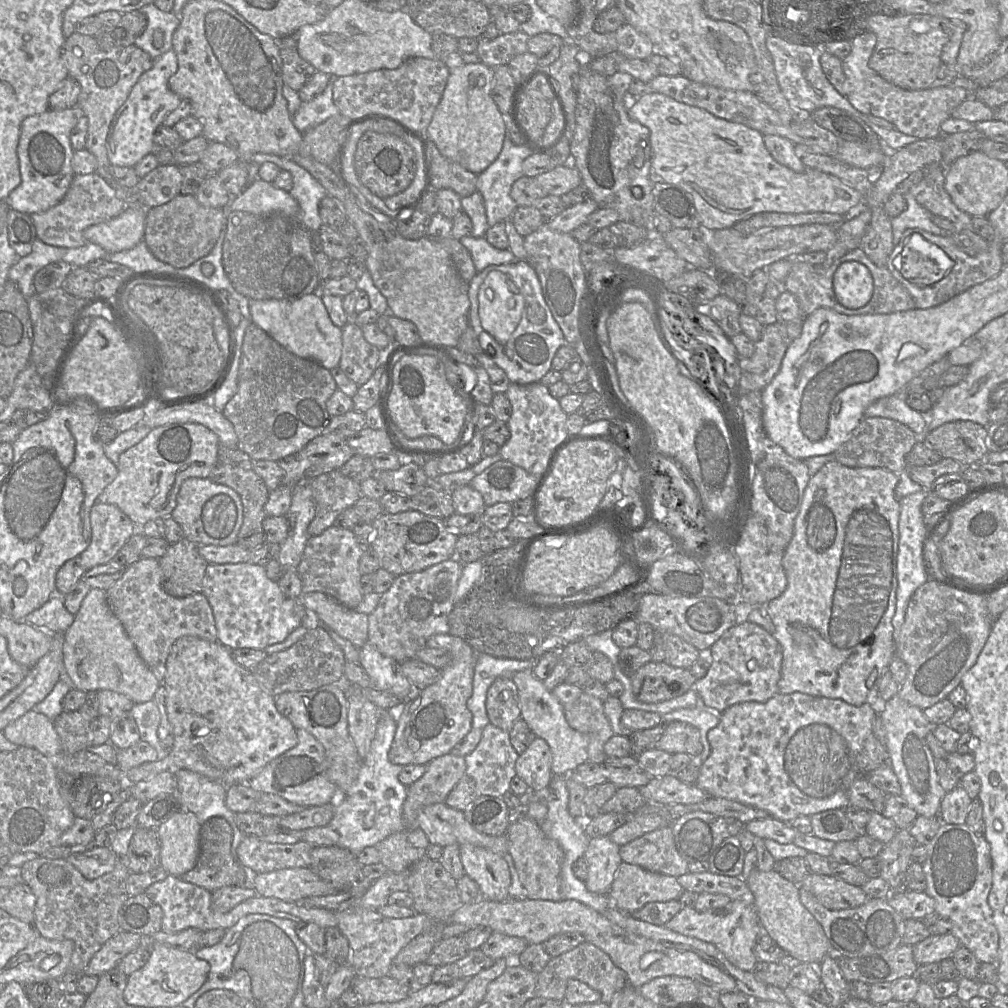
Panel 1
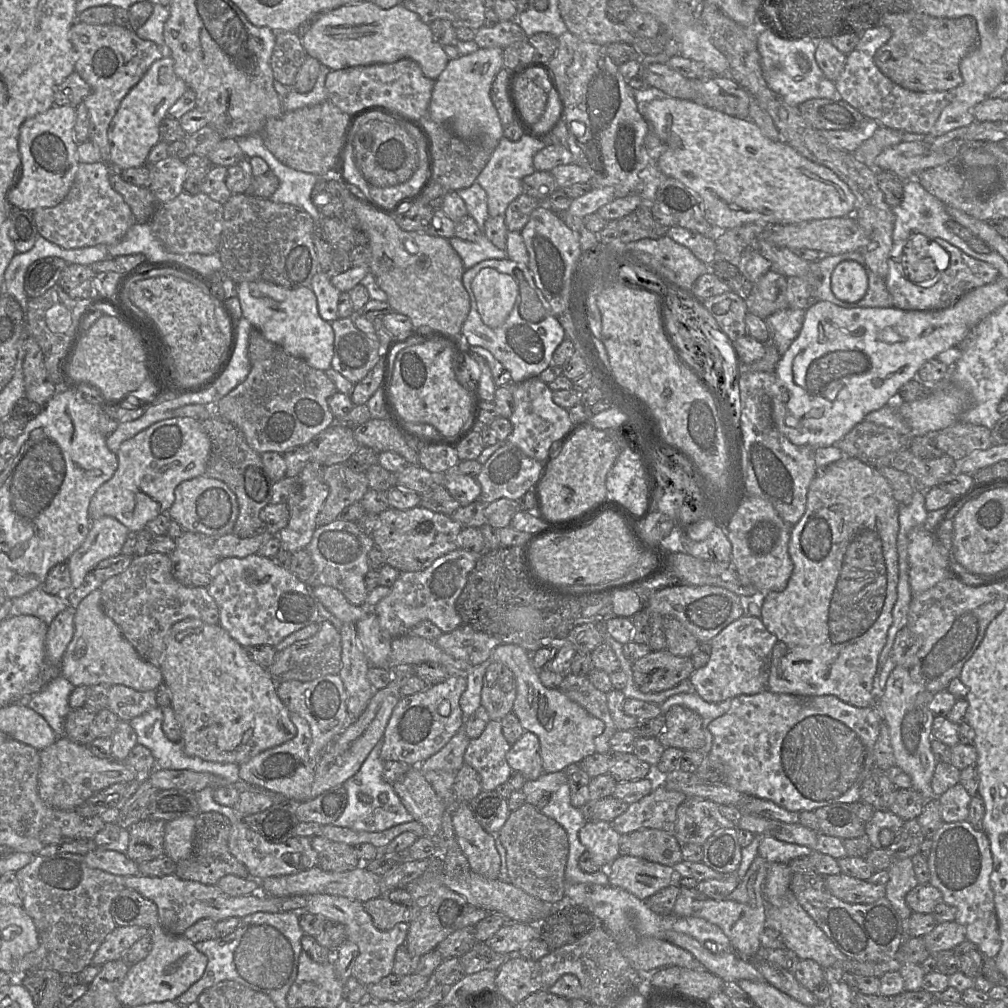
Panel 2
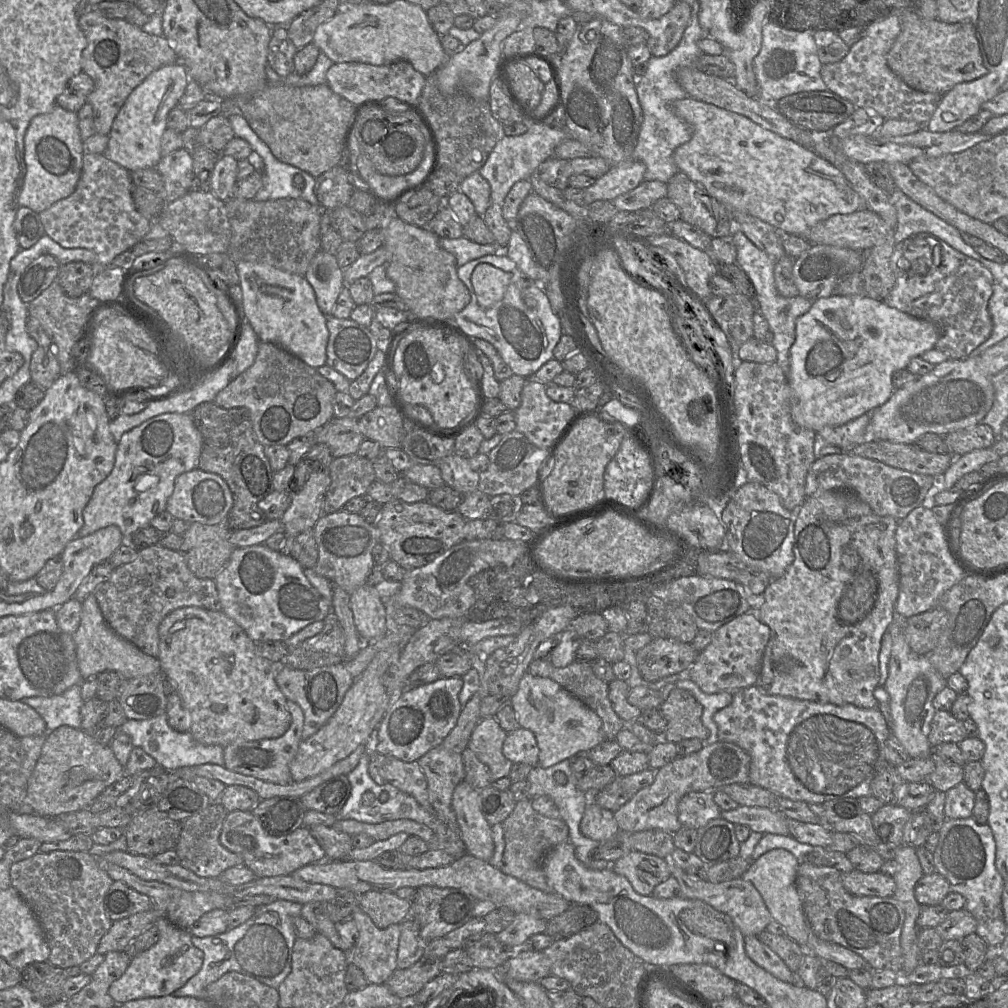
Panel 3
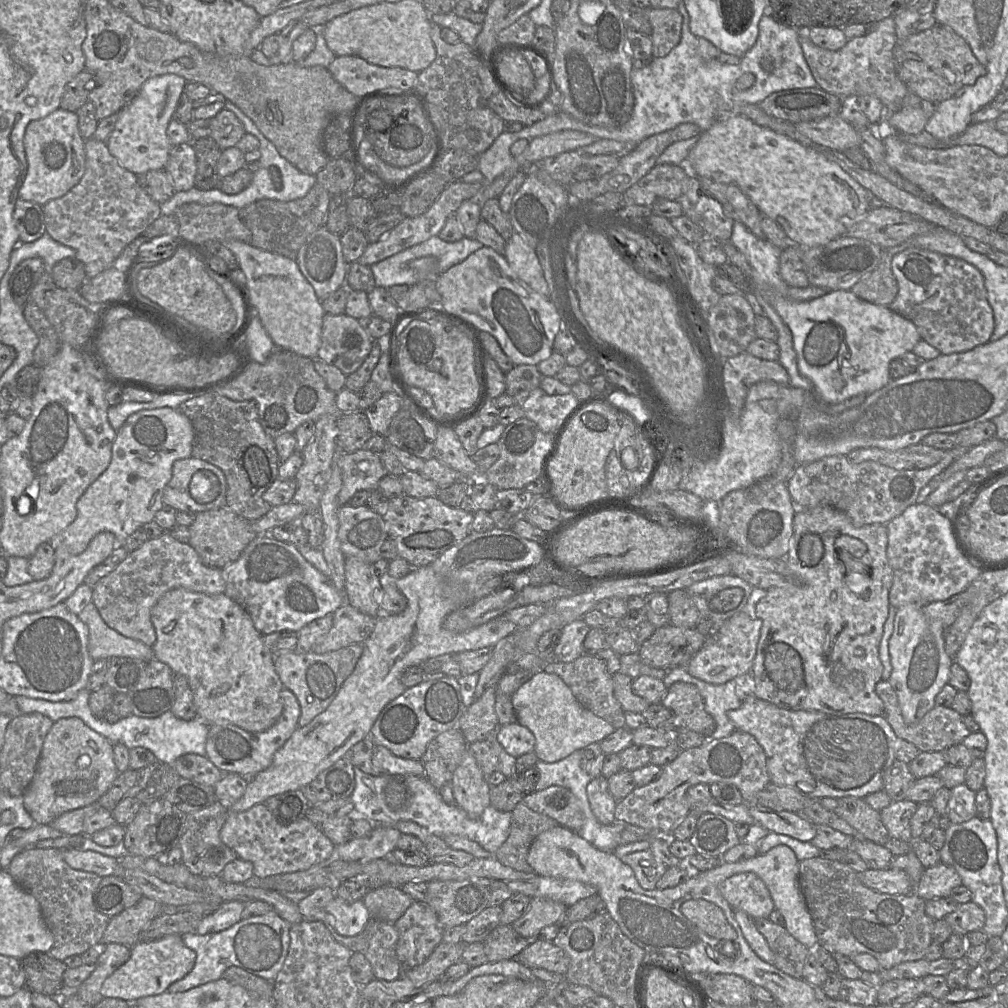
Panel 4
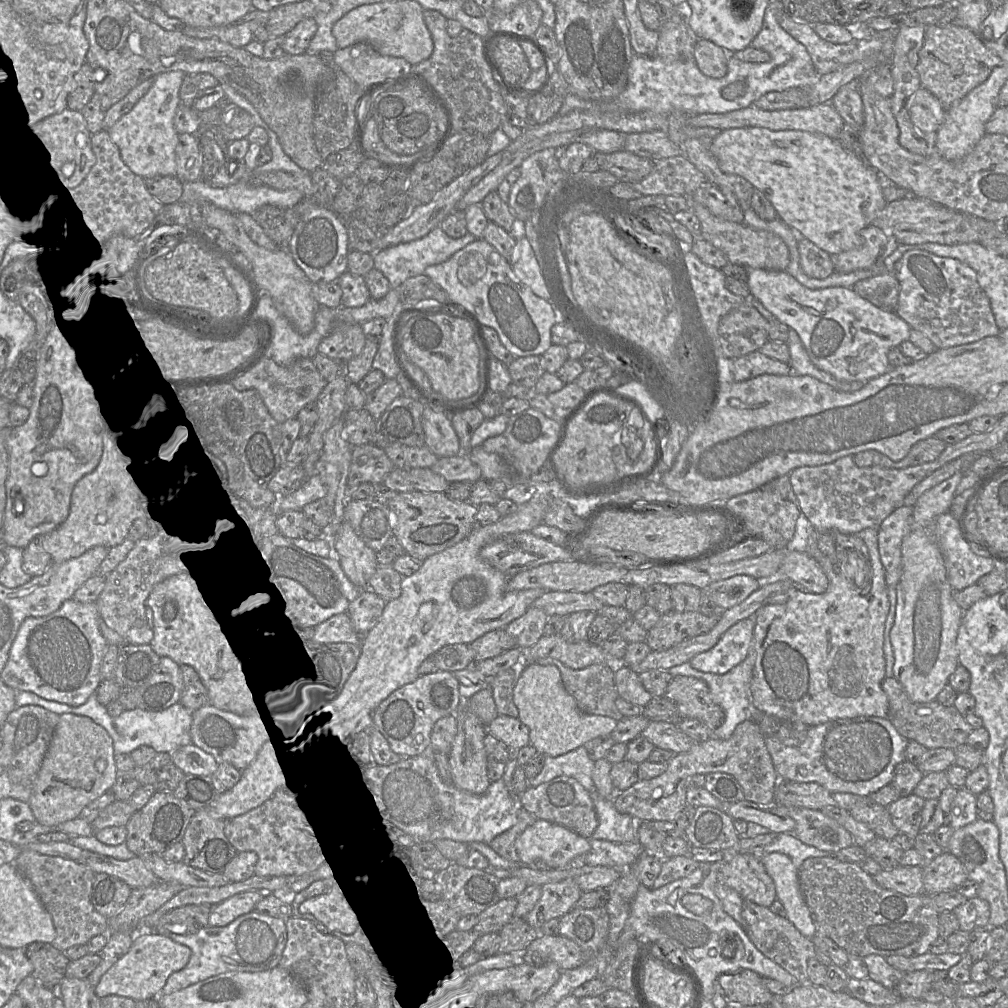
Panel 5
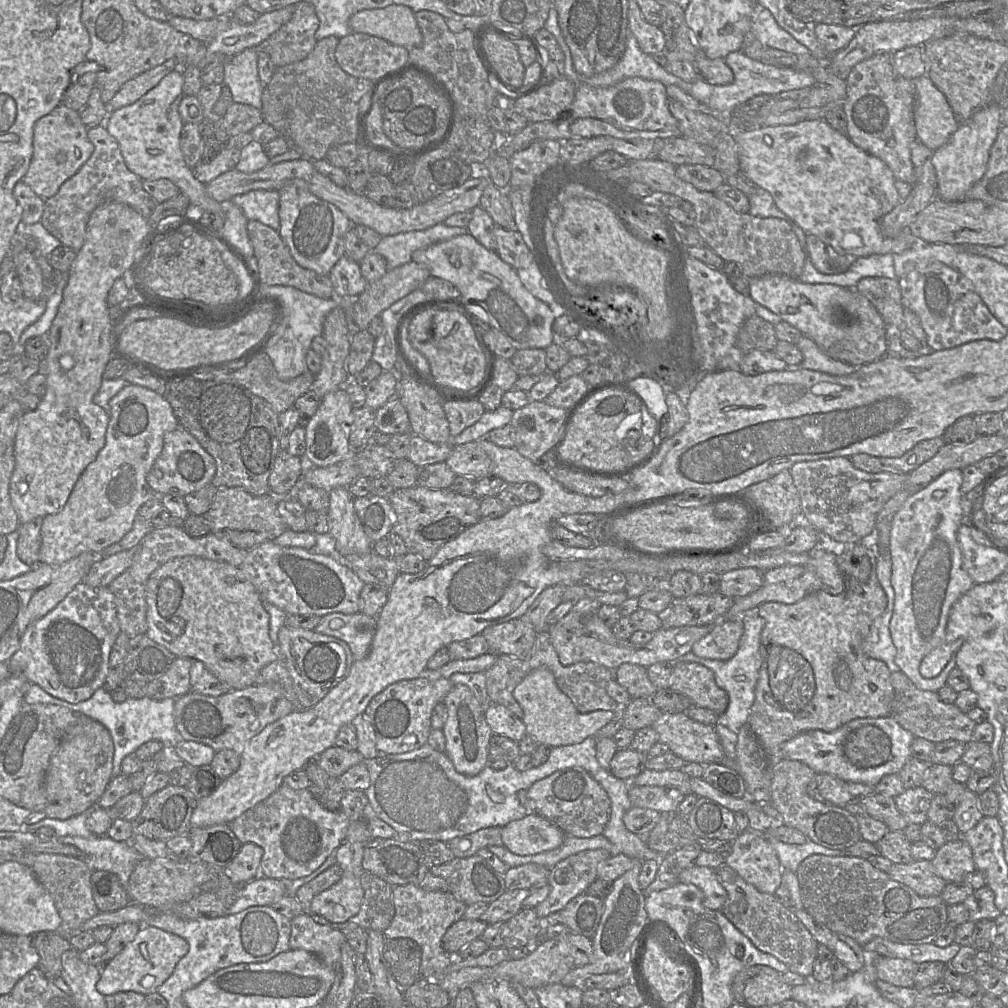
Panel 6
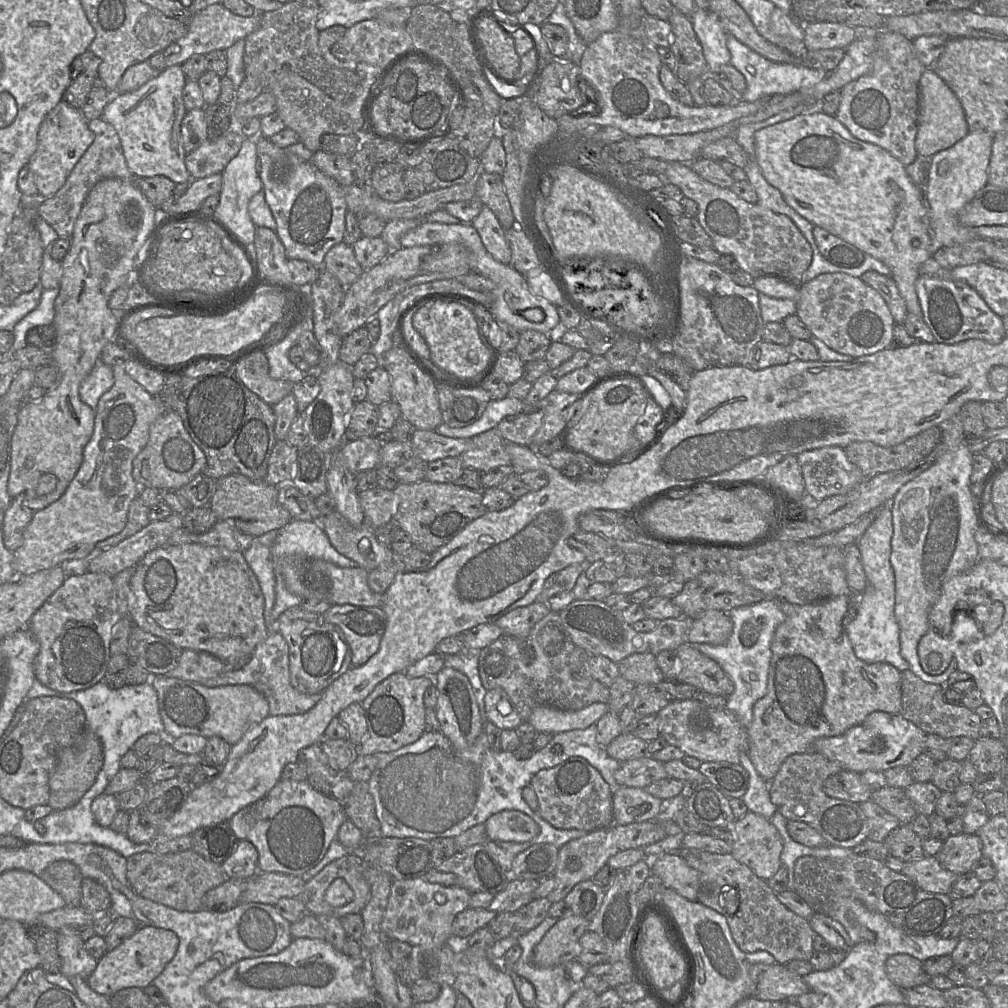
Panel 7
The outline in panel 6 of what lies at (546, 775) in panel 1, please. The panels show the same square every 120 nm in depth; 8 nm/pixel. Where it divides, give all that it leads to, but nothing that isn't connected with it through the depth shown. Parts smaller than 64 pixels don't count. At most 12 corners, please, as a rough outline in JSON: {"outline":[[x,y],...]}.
{"outline":[[500,704],[485,706],[493,734],[519,742],[527,734],[521,718]]}

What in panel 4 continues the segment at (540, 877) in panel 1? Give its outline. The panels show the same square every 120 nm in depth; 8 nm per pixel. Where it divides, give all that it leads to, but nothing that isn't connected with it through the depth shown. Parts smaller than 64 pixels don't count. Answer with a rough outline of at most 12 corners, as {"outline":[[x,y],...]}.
{"outline":[[522,801],[511,812],[506,841],[493,855],[501,864],[532,872],[533,840],[556,820]]}

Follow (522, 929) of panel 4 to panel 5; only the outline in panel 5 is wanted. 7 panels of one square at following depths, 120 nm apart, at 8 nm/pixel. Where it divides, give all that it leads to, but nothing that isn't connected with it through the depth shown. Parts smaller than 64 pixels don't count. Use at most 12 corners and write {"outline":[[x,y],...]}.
{"outline":[[571,878],[542,886],[523,918],[540,930],[573,909],[582,893]]}

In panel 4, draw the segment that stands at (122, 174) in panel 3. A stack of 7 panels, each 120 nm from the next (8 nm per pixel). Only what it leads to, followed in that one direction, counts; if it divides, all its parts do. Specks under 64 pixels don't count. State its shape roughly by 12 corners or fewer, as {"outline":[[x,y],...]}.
{"outline":[[106,142],[42,206],[46,232],[87,279],[119,263],[160,215]]}

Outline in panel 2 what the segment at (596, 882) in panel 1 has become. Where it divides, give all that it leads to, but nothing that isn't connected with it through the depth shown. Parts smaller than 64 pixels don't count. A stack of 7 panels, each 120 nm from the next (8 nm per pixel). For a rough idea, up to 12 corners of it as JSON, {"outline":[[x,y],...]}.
{"outline":[[587,820],[580,842],[601,869],[620,855],[611,823]]}

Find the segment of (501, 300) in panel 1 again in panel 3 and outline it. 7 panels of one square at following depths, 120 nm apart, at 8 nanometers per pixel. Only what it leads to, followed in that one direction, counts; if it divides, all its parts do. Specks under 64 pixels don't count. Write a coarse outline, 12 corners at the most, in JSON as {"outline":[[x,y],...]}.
{"outline":[[483,263],[471,283],[478,304],[489,309],[504,298],[511,276]]}

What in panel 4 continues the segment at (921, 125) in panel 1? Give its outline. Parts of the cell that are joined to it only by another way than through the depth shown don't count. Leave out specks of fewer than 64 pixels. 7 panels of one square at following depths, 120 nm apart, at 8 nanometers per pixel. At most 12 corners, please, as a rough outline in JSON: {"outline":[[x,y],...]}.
{"outline":[[894,17],[836,51],[796,30],[819,88],[875,95],[887,110],[927,102],[898,76]]}

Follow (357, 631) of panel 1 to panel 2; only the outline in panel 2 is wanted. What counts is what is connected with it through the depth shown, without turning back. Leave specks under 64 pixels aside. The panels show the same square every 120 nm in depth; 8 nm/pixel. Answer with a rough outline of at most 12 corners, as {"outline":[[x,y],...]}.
{"outline":[[321,585],[313,595],[342,623],[371,609],[351,604],[336,588]]}

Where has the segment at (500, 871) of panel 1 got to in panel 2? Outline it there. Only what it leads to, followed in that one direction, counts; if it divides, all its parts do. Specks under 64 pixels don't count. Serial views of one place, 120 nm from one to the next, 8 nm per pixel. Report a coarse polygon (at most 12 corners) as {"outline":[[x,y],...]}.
{"outline":[[455,803],[456,842],[471,871],[499,879],[494,836],[468,803]]}

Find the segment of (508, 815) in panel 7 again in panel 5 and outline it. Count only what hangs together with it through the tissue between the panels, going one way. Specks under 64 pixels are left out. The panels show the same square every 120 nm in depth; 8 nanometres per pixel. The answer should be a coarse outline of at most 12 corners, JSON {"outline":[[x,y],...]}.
{"outline":[[542,819],[517,837],[522,865],[563,869],[589,839]]}

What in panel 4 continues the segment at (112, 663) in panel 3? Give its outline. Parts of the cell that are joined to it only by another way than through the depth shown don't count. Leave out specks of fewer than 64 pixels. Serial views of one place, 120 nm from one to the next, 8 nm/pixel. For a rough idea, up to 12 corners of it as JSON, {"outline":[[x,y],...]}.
{"outline":[[93,602],[79,618],[88,626],[94,661],[154,659],[151,647],[110,628]]}

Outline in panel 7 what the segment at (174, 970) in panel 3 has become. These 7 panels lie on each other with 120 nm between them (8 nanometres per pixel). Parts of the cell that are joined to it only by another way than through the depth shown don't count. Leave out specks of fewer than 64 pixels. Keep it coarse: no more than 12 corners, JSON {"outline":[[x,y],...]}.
{"outline":[[139,929],[87,978],[108,998],[145,988],[179,947],[177,934]]}

